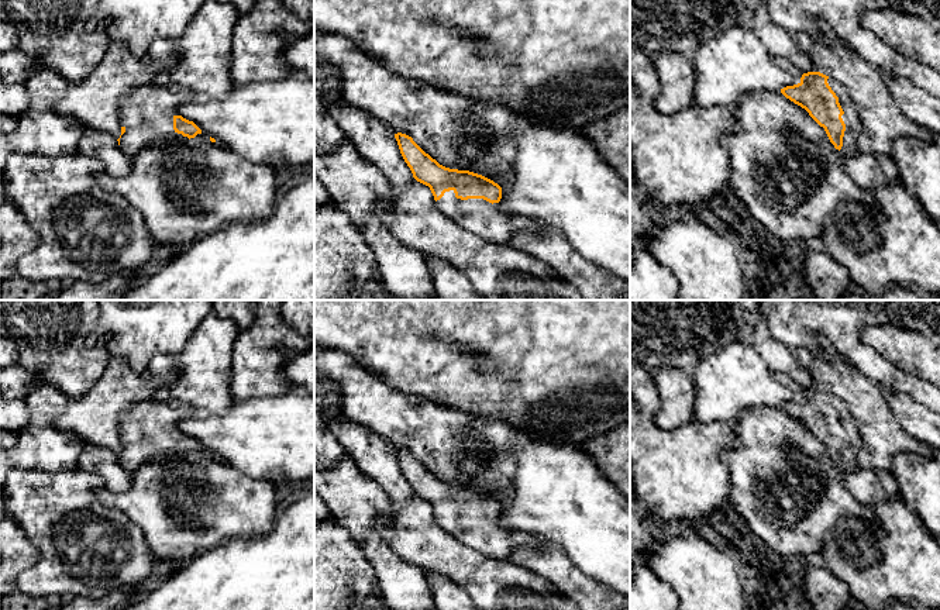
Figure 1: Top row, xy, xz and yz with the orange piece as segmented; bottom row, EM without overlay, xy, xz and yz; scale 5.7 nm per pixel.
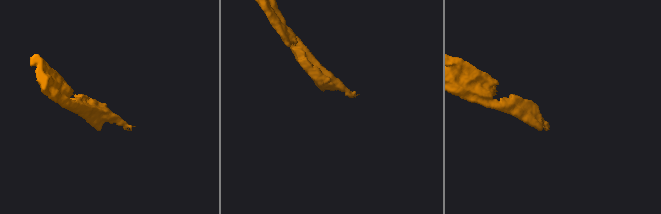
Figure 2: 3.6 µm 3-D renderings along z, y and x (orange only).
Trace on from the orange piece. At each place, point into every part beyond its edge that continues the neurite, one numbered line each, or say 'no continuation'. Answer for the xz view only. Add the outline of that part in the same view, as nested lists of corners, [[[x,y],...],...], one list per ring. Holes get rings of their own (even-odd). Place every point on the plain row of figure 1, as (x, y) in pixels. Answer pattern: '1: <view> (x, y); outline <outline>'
1: xz (478, 531); outline [[[454,506],[445,507],[435,521],[457,540],[492,559],[510,561],[514,548],[537,545],[530,533],[510,530],[499,518],[483,514],[457,514]]]

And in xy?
1: xy (147, 427); outline [[[156,399],[138,402],[121,414],[120,441],[125,448],[120,463],[127,472],[165,458],[187,456],[173,445],[173,432],[180,431],[179,423],[187,418],[206,417],[207,413],[193,406],[169,406]]]

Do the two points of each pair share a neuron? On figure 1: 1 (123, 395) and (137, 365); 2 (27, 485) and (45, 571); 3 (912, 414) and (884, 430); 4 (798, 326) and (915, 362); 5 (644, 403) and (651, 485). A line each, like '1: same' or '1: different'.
1: different
2: same
3: different
4: different
5: different

